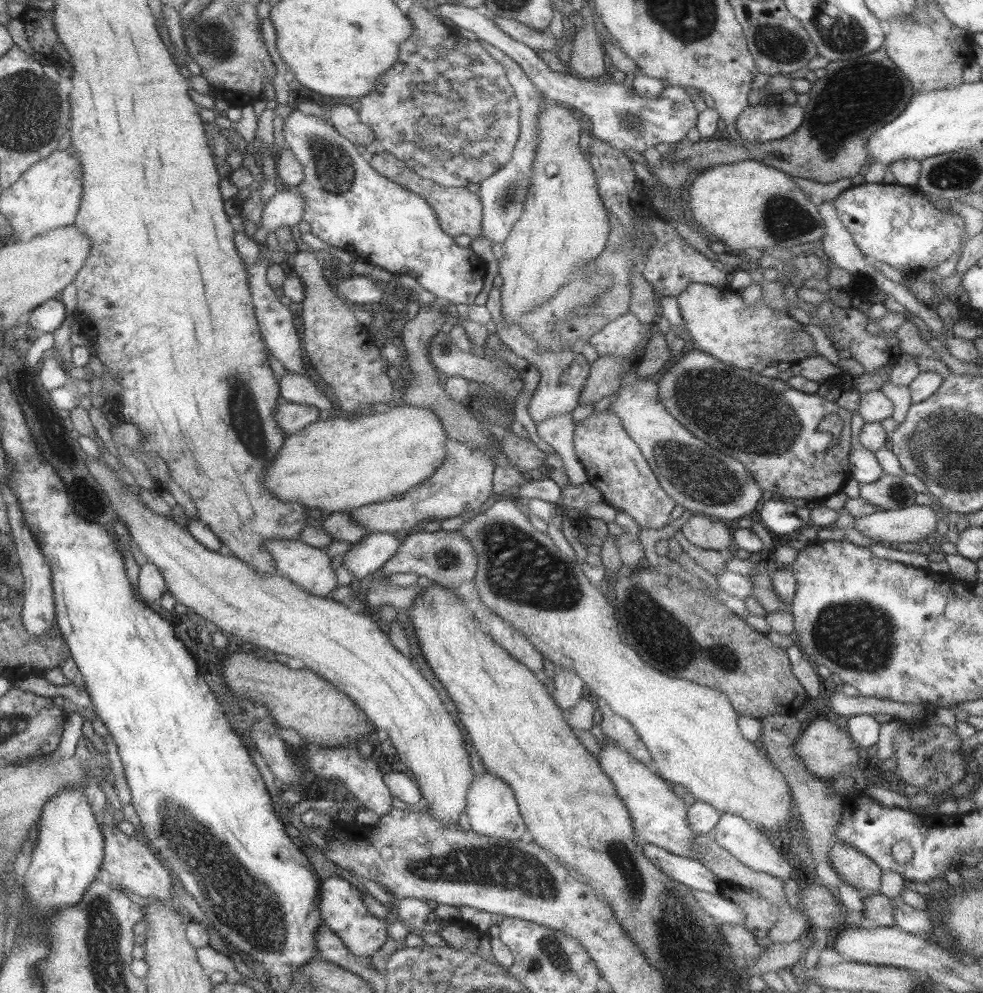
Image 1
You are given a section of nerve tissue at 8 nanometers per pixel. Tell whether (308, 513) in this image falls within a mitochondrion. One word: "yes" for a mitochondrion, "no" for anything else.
no

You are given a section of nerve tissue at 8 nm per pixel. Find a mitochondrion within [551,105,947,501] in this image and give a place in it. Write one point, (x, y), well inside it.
(743, 423)

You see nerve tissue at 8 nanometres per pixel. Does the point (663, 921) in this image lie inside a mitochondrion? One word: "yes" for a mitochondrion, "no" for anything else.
yes

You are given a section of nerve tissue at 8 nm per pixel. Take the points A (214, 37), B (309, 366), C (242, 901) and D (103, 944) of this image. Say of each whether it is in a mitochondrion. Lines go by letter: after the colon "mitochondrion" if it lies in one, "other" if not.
A: mitochondrion
B: other
C: mitochondrion
D: mitochondrion

